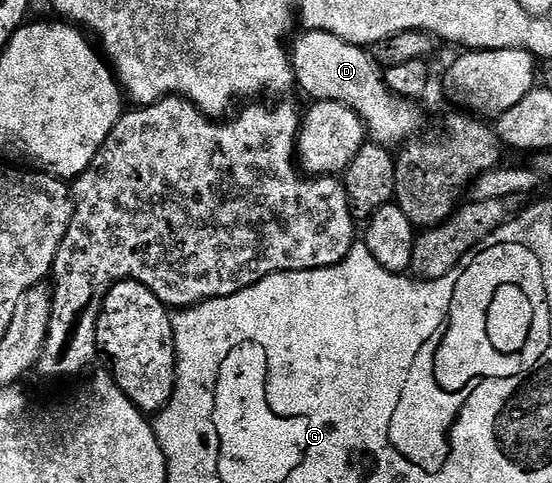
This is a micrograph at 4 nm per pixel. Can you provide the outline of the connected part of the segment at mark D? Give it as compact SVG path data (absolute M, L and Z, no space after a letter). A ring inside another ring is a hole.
M306 30L304 32L298 33L296 35L297 43L292 43L291 46L291 61L293 64L293 77L295 79L296 85L298 87L302 86L303 89L306 90L307 93L310 94L310 99L319 101L319 102L338 102L339 104L347 104L347 108L351 108L353 111L359 115L359 117L363 120L363 124L365 125L368 137L372 139L372 141L378 142L380 146L388 146L390 148L400 147L402 144L416 139L418 135L422 133L421 130L425 126L425 118L421 115L421 110L416 101L410 100L408 98L401 98L397 94L393 94L387 88L387 84L385 83L385 76L380 66L377 65L373 60L373 55L370 53L366 47L356 46L355 44L351 44L347 40L343 40L339 36L335 36L331 32L323 32L322 30Z

